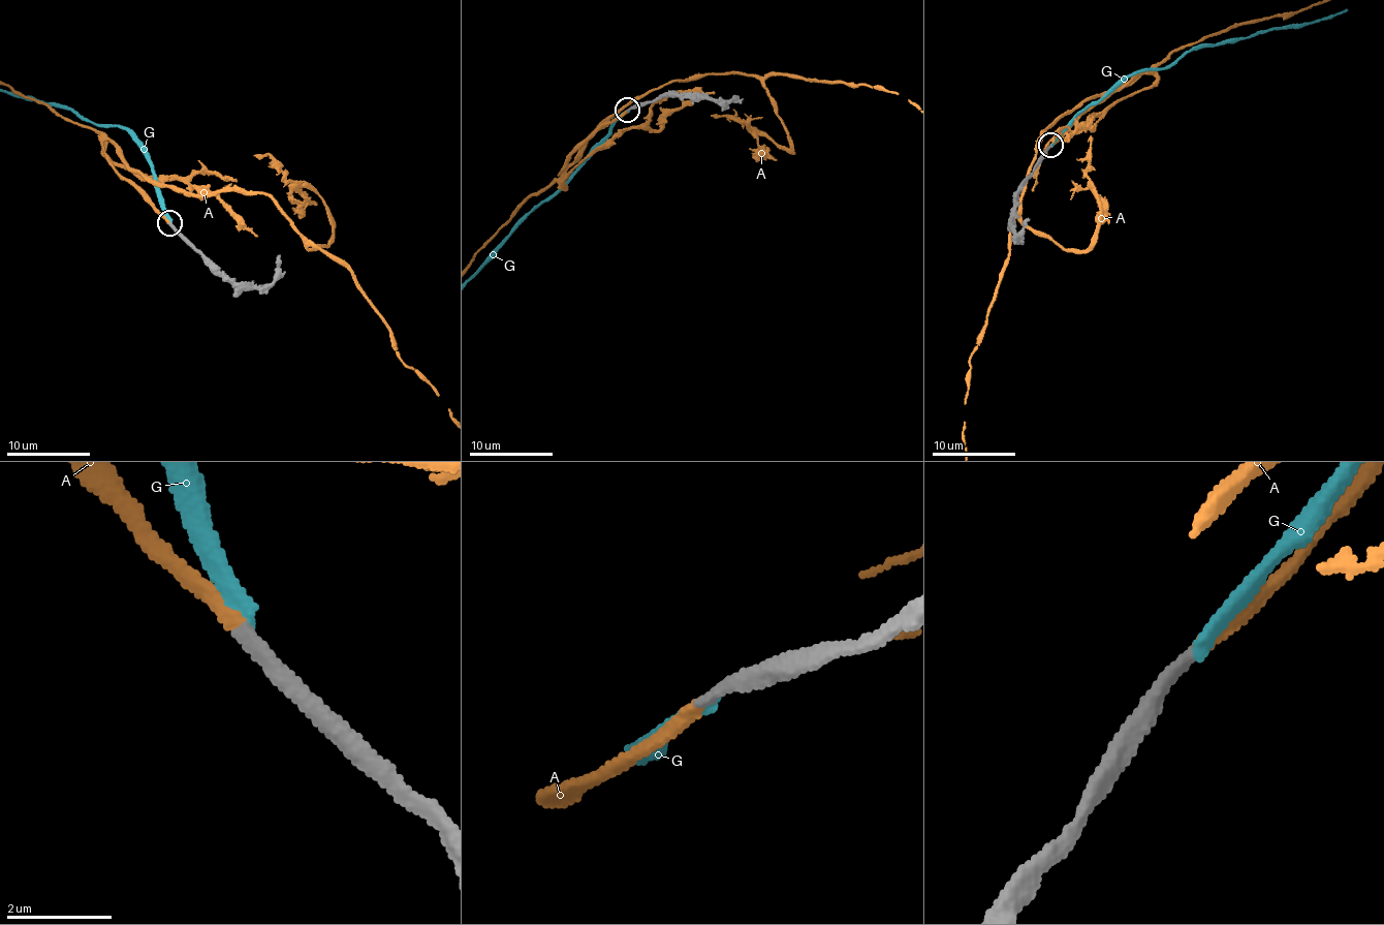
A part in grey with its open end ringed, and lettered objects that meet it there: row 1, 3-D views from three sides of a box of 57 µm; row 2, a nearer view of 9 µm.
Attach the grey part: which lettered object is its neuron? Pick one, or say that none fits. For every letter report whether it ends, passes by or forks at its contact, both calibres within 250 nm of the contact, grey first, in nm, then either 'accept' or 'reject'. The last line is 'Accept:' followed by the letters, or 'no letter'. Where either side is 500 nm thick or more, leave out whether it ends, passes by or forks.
A: it ends there; 280 nm thick on the grey side, 240 nm on the other; accept
G: it ends there; 260 nm thick on the grey side, 280 nm on the other; reject
Accept: A

